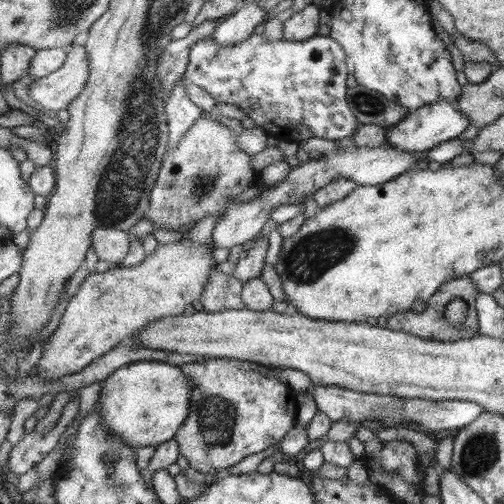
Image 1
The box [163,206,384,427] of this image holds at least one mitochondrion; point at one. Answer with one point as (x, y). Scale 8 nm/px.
(309, 258)

